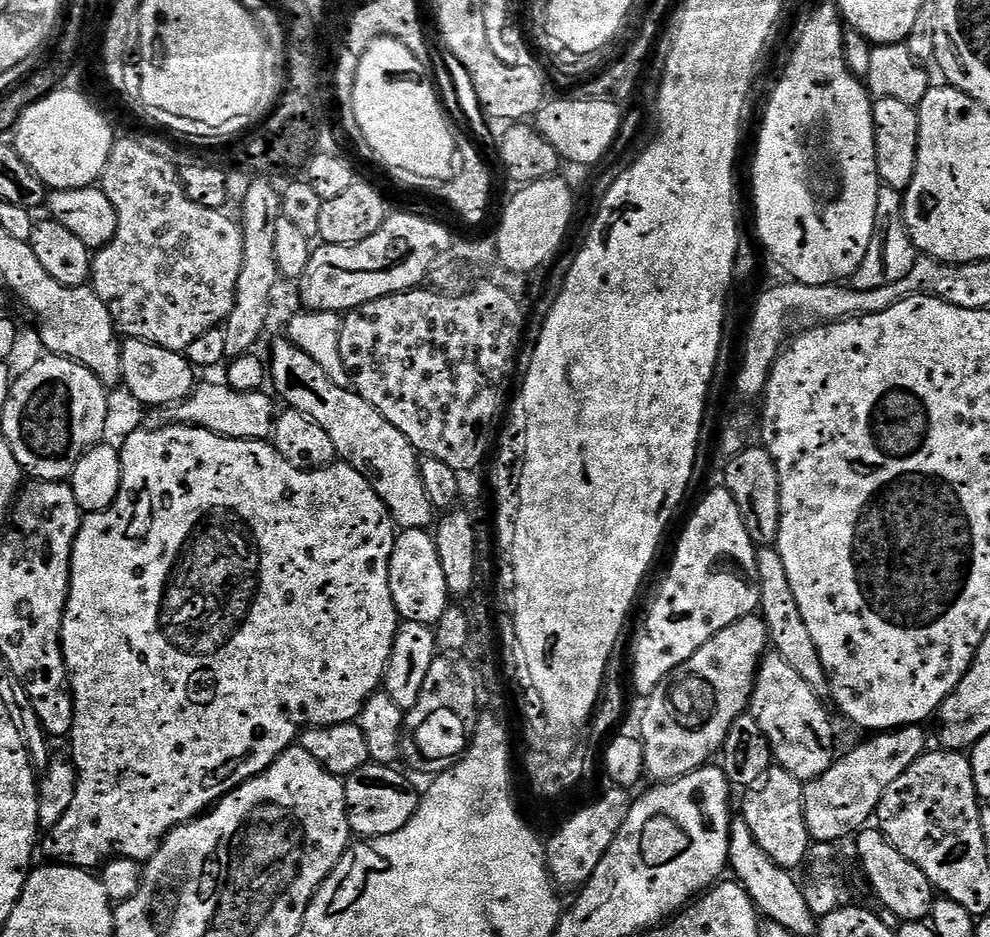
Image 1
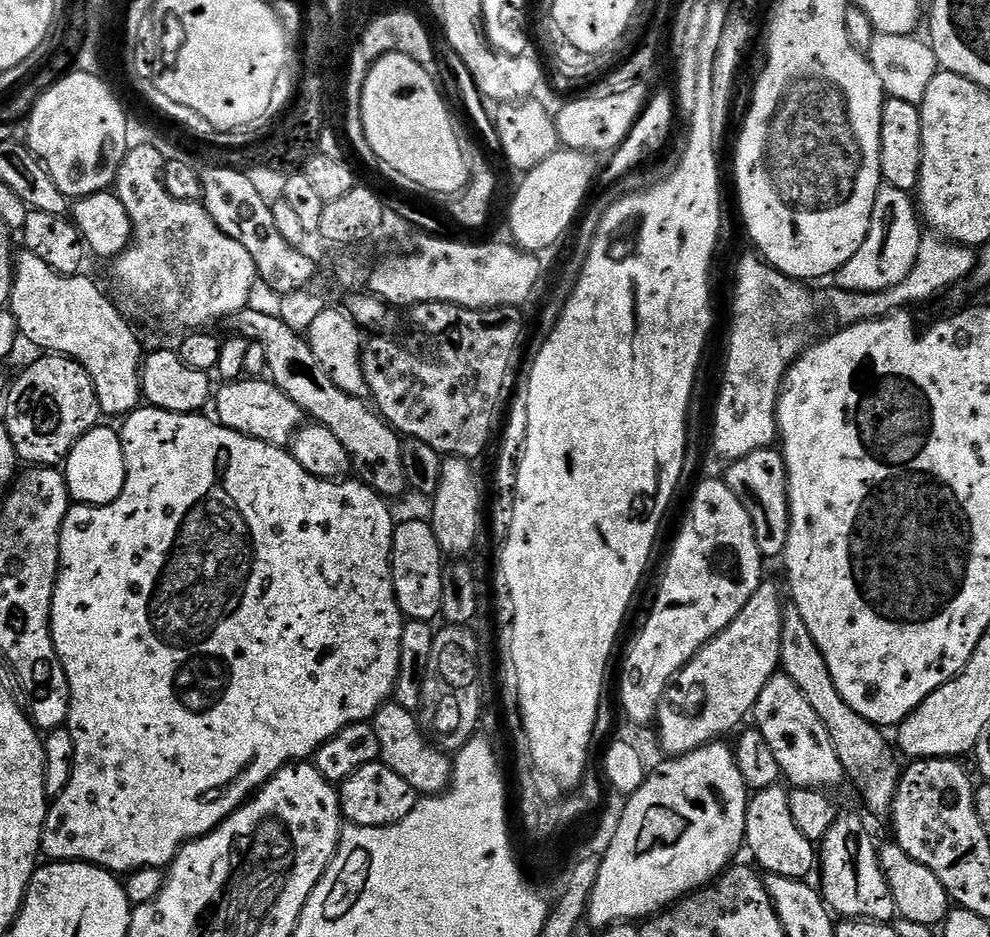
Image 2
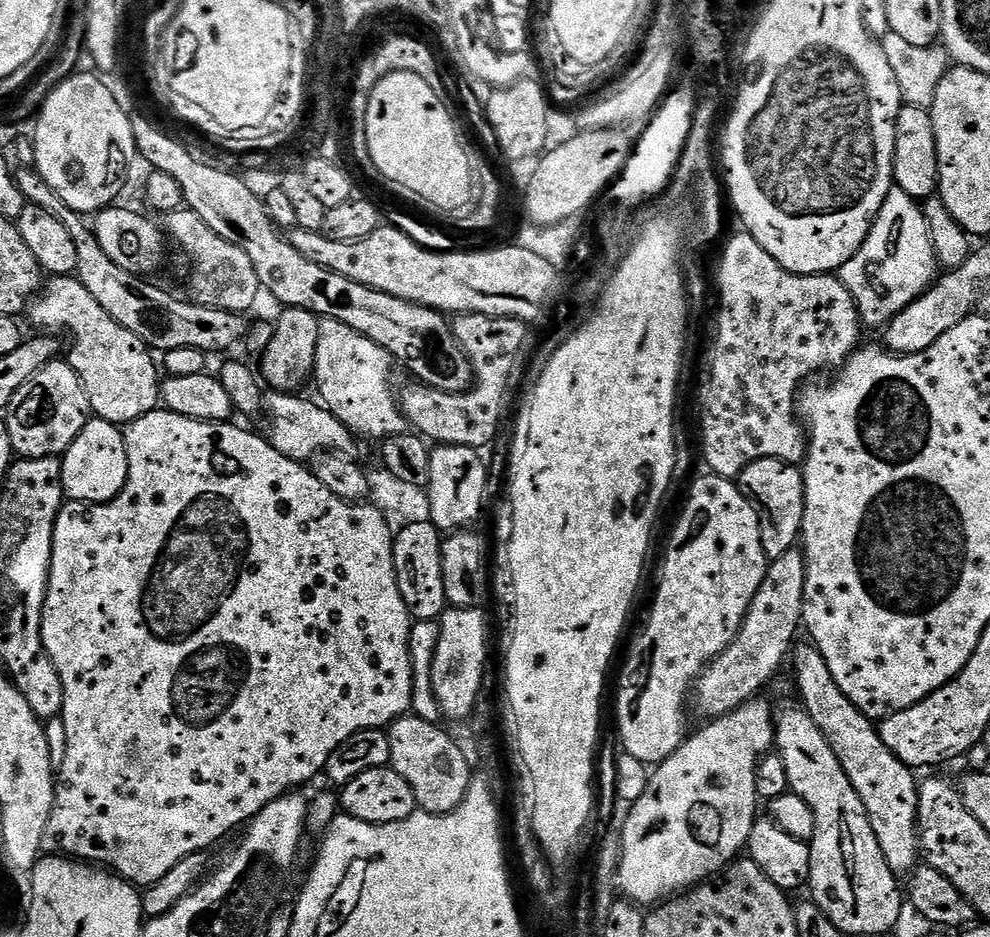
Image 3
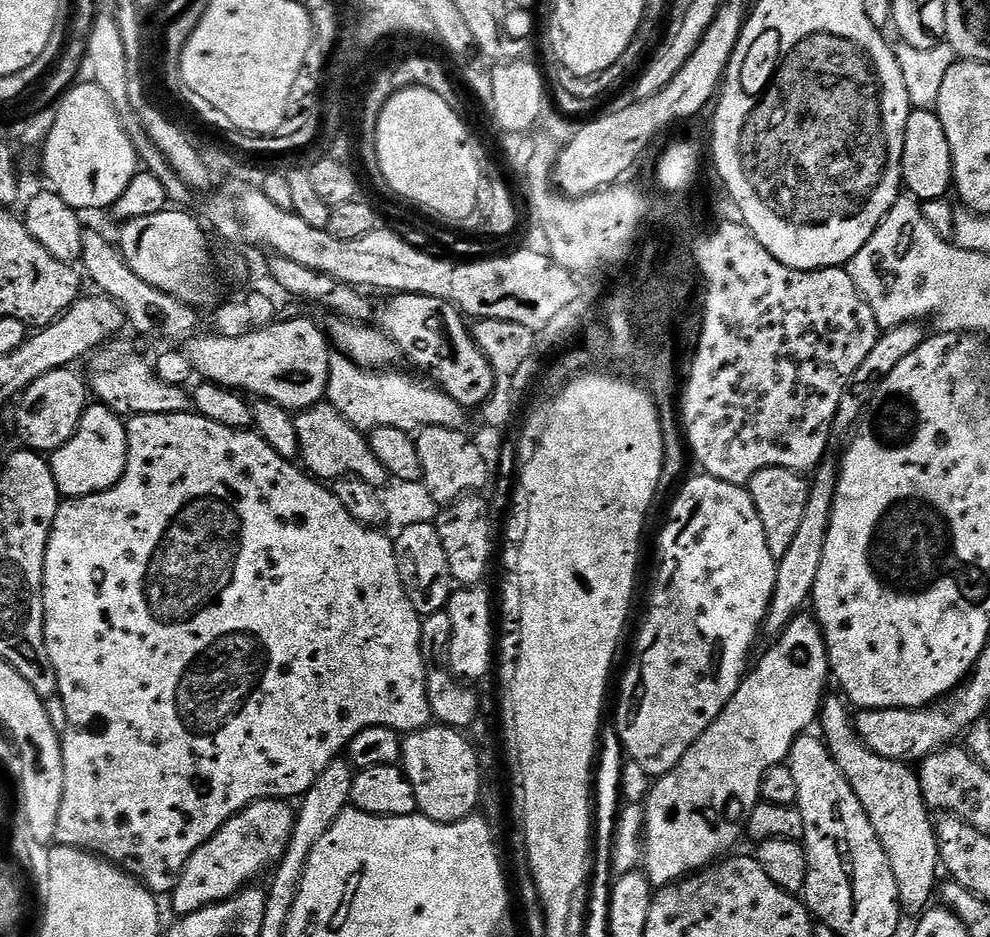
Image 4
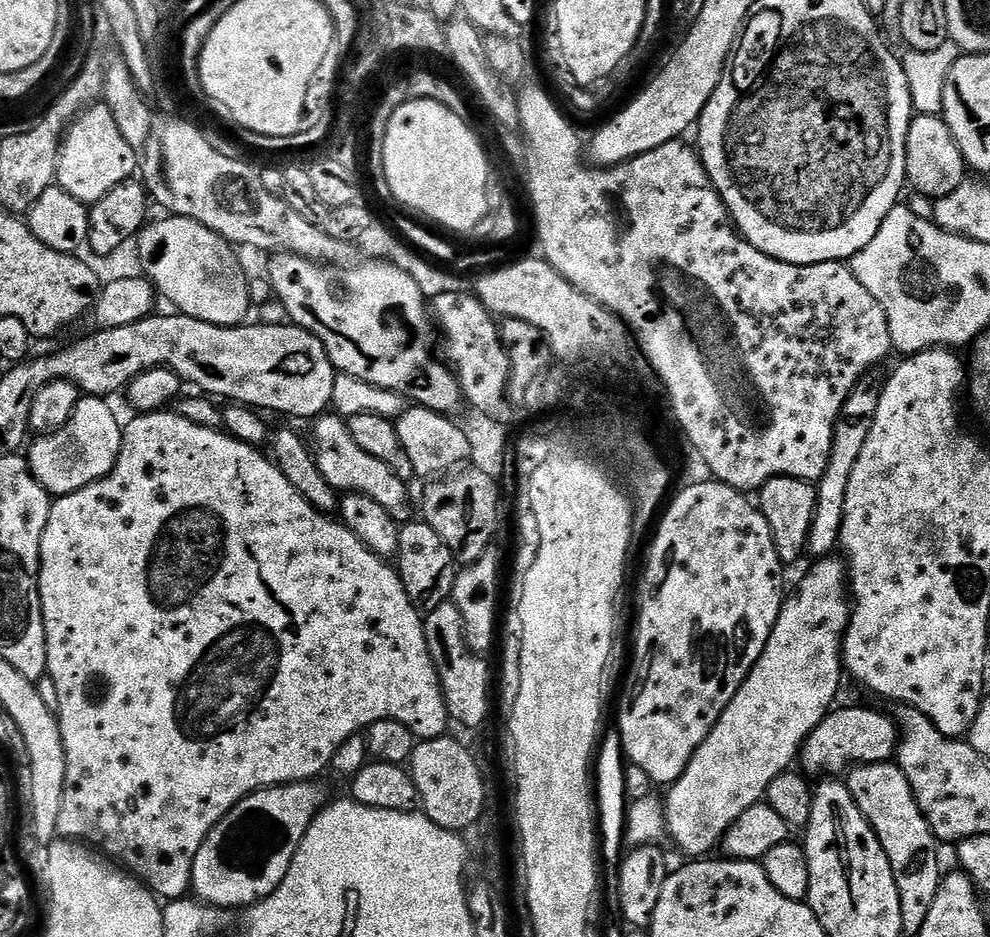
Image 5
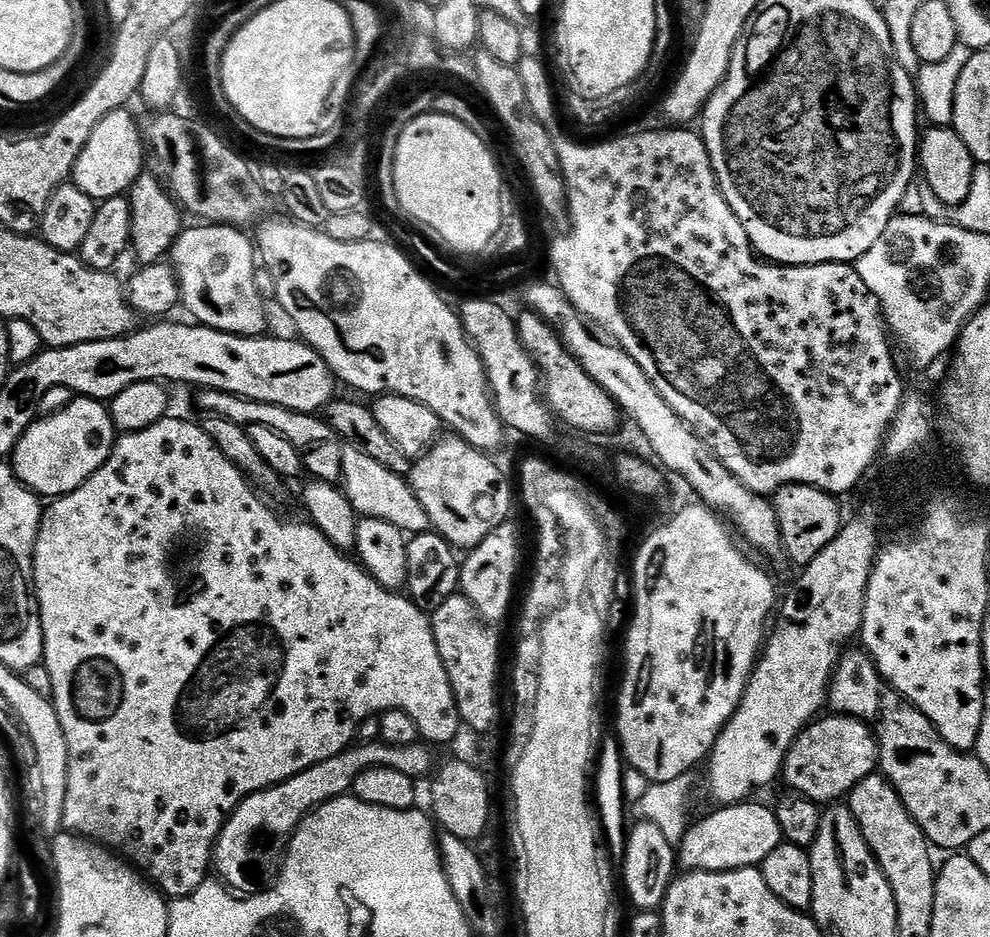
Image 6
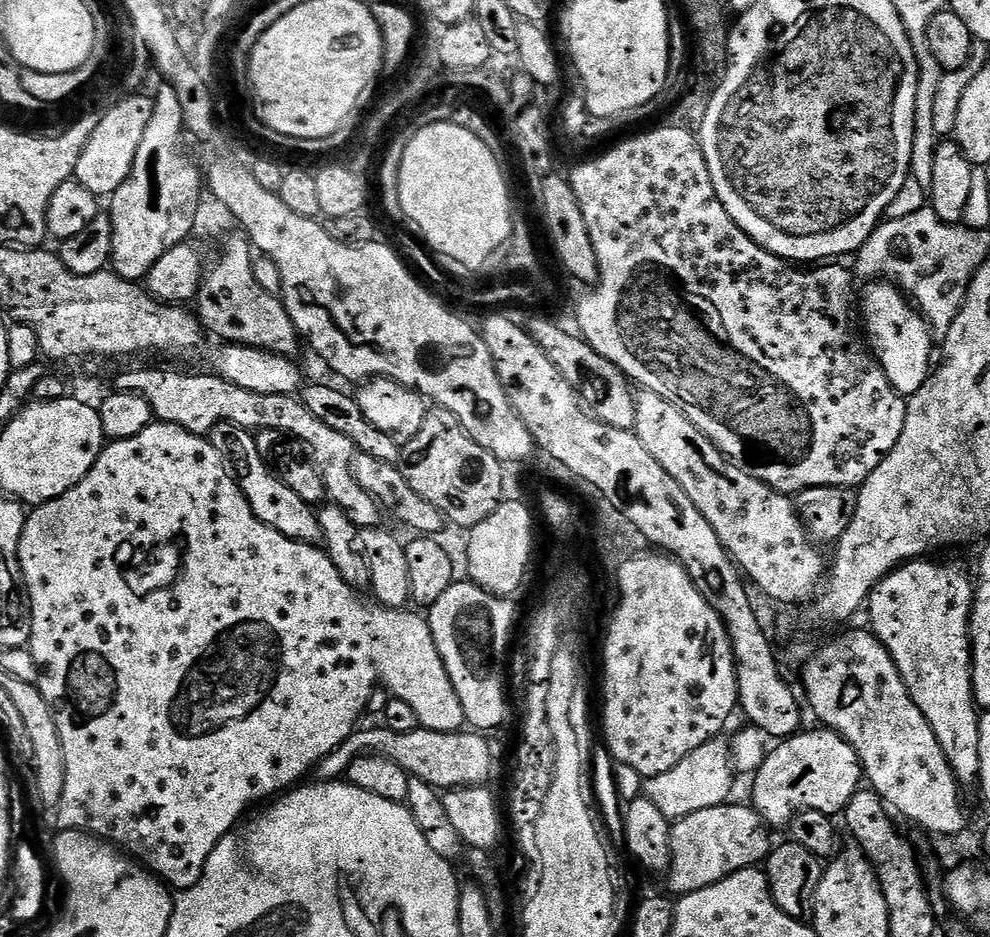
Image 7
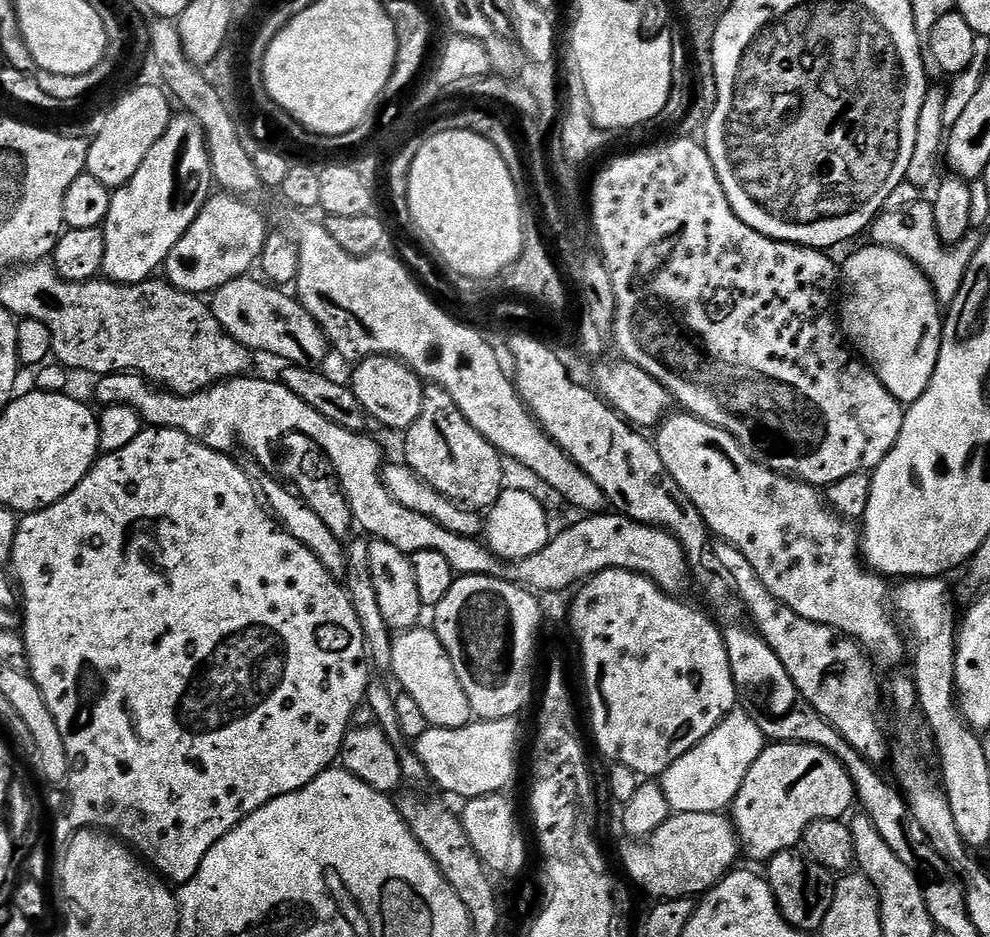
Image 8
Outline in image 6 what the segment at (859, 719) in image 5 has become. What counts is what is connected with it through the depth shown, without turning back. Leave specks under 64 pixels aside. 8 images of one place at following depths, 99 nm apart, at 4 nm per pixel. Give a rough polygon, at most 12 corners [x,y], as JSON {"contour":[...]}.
{"contour":[[843,714],[809,724],[782,780],[821,806],[877,771],[876,733]]}

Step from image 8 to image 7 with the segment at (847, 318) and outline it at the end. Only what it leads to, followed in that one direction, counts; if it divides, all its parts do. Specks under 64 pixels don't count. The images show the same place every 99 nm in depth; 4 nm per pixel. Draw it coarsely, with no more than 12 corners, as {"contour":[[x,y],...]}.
{"contour":[[892,282],[858,300],[866,347],[910,398],[933,367],[928,321]]}

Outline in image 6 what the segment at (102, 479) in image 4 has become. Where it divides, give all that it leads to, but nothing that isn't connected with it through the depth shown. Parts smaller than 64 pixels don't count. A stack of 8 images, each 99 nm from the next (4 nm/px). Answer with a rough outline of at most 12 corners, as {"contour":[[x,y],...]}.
{"contour":[[73,398],[32,421],[16,477],[41,498],[78,490],[117,439],[107,403]]}

